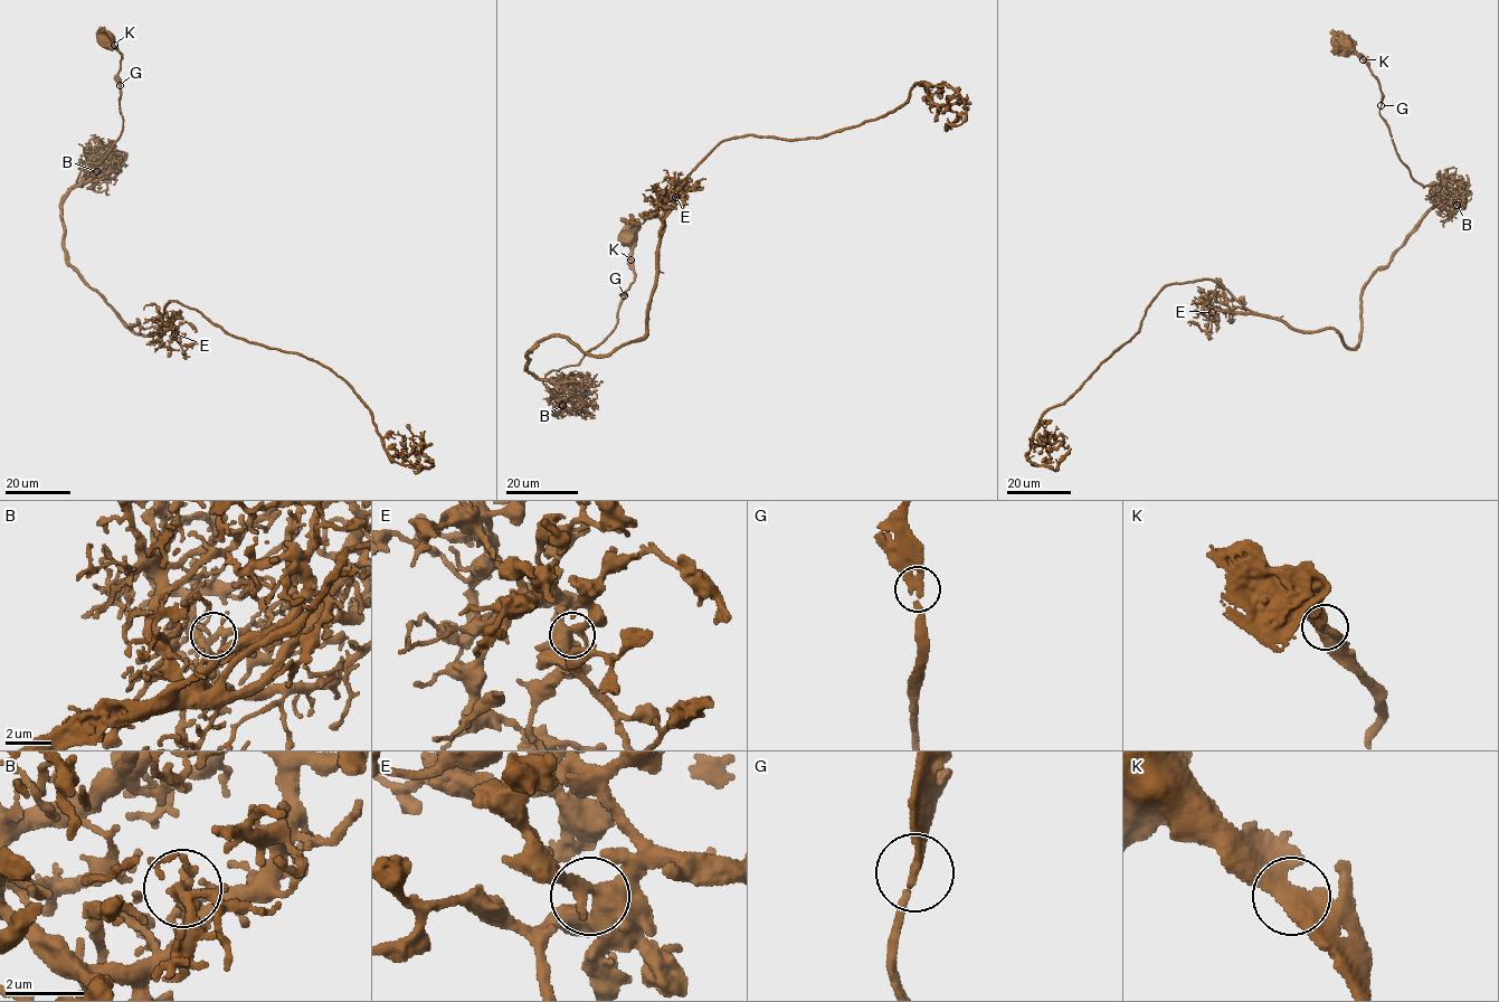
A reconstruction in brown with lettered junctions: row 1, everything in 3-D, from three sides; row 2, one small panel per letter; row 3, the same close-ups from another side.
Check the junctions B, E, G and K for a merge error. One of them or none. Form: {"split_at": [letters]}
{"split_at": []}

